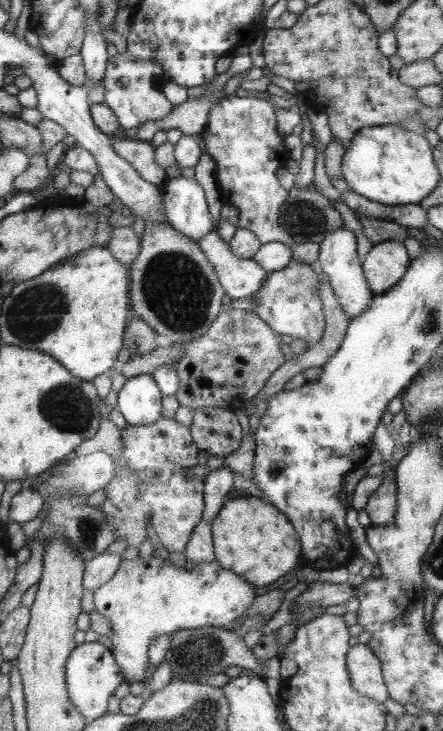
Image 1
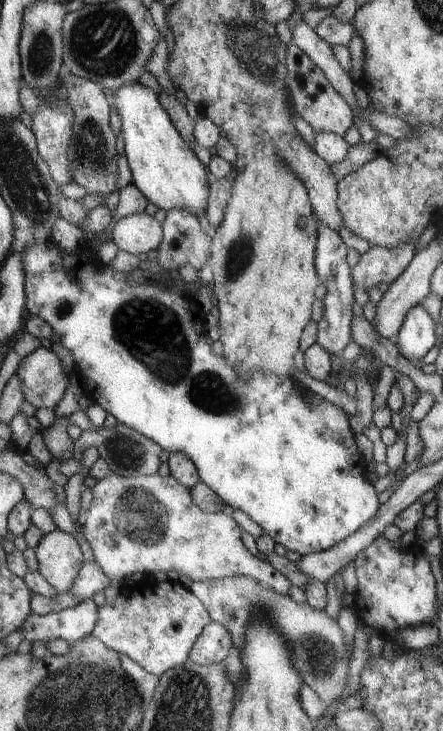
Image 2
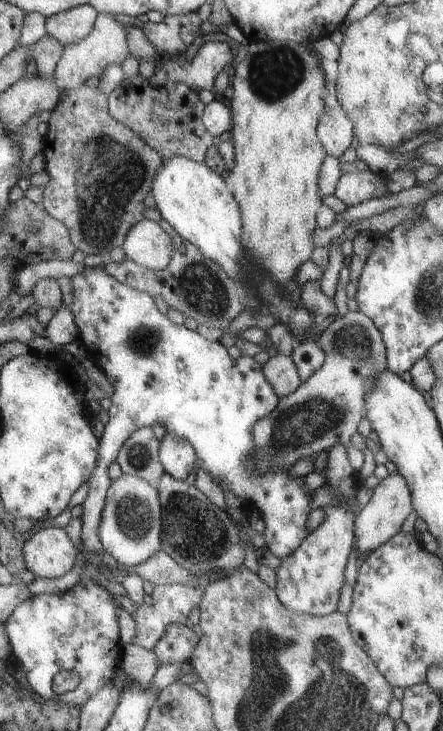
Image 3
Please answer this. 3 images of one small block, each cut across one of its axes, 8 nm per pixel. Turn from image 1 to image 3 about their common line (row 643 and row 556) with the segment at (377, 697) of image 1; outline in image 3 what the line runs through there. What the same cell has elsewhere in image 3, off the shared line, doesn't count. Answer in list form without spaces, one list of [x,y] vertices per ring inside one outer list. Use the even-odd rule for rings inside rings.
[[[398,471],[382,479],[374,489],[369,502],[362,509],[362,512],[358,514],[356,542],[358,544],[358,558],[362,557],[364,553],[371,553],[380,545],[388,542],[395,534],[398,534],[401,531],[404,520],[410,516],[412,510],[414,510],[413,495],[406,479]]]

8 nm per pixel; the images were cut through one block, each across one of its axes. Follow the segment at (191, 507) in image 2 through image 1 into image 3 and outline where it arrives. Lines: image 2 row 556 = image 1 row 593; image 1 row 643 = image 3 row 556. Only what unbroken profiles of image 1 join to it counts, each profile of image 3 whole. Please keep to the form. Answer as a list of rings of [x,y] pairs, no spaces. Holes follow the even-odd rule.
[[[123,473],[110,484],[106,493],[98,535],[101,536],[104,551],[111,554],[118,563],[126,567],[138,566],[161,550],[161,521],[161,497],[155,483]]]

